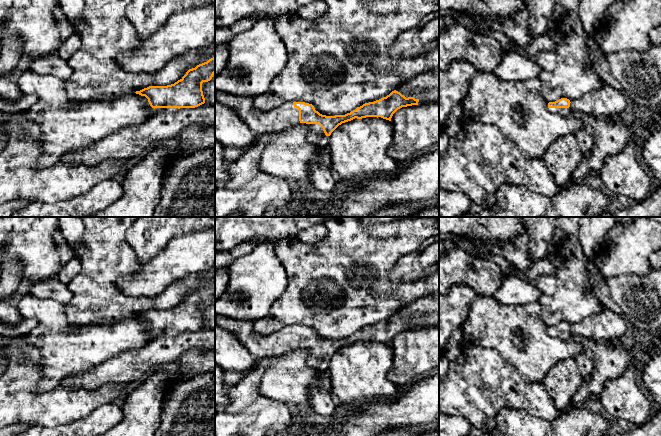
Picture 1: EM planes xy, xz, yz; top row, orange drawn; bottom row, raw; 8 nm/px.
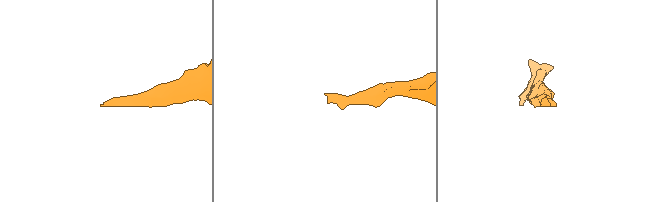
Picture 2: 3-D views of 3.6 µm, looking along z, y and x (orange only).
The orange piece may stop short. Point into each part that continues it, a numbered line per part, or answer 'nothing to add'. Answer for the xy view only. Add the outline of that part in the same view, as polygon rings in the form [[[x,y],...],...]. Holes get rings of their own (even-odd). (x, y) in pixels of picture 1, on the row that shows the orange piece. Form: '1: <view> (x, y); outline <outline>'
1: xy (156, 109); outline [[[155,108],[155,112],[159,111],[170,111],[170,112],[176,112],[178,111],[178,108]]]

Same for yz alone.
1: yz (562, 111); outline [[[548,108],[550,112],[563,116],[571,116],[573,114],[571,108]]]

